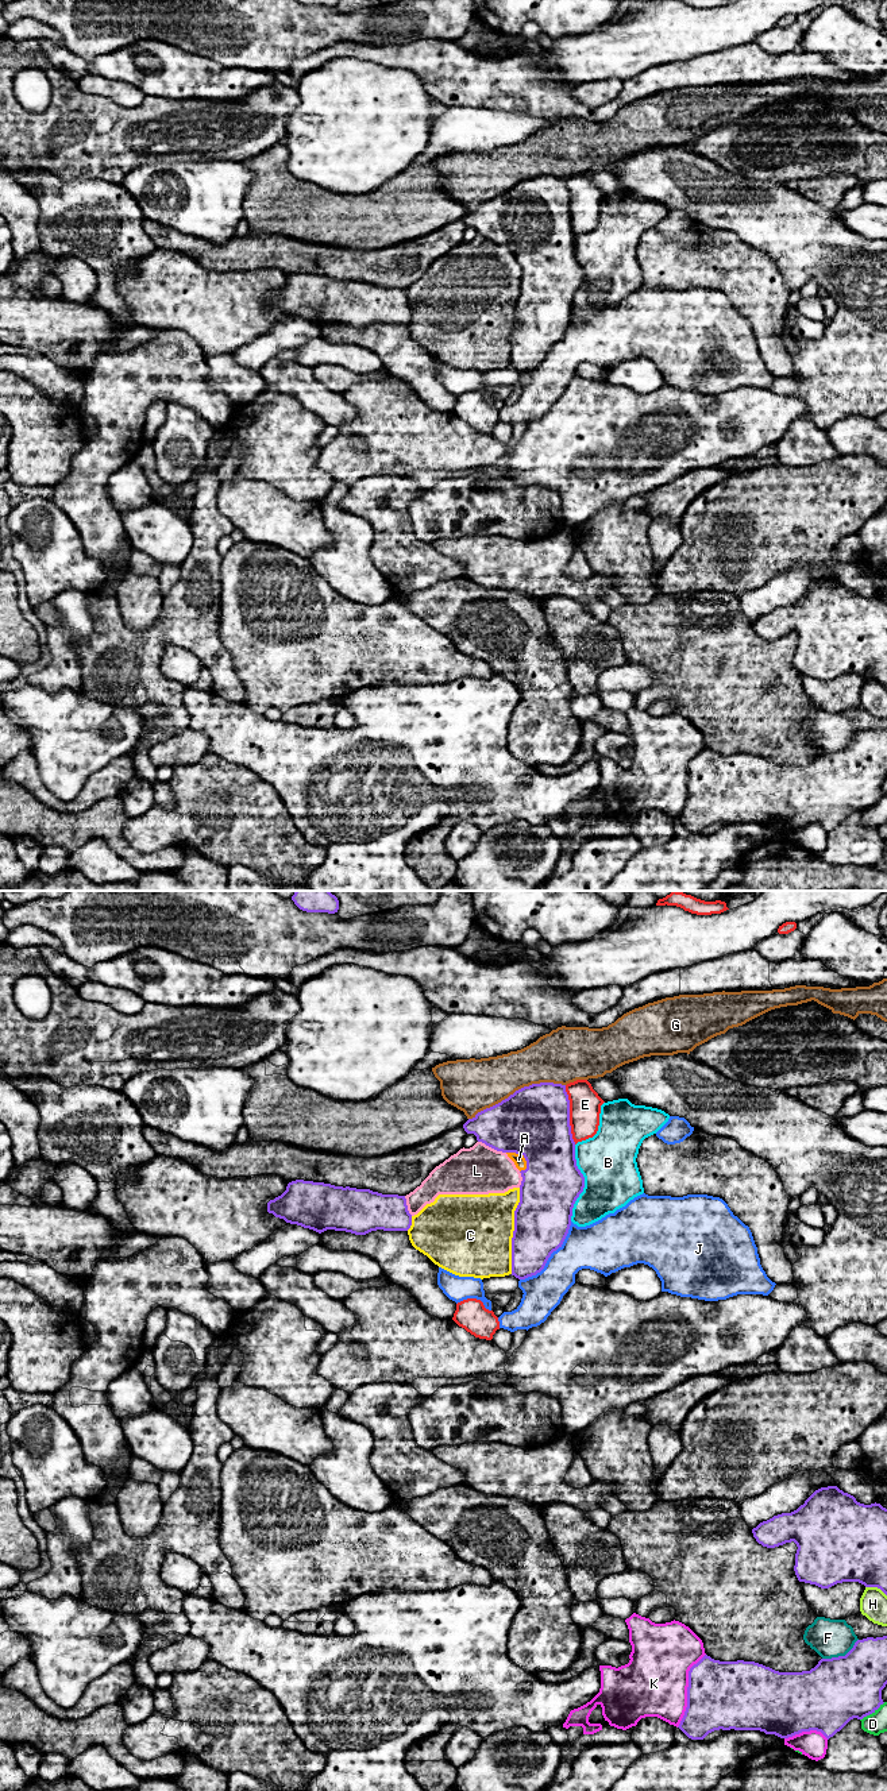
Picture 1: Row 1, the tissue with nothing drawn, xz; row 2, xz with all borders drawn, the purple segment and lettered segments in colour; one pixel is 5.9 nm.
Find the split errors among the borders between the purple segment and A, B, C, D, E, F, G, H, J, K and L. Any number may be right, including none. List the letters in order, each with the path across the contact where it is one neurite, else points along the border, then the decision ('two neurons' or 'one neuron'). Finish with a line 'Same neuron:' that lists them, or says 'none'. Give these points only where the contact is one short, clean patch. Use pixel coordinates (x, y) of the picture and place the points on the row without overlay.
A: across xz (535, 213), (533, 232), (520, 246), (519, 253) | one neuron
B: two neurons
C: two neurons
D: two neurons
E: two neurons
F: two neurons
G: two neurons
H: two neurons
J: two neurons
K: two neurons
L: two neurons
Same neuron: A

